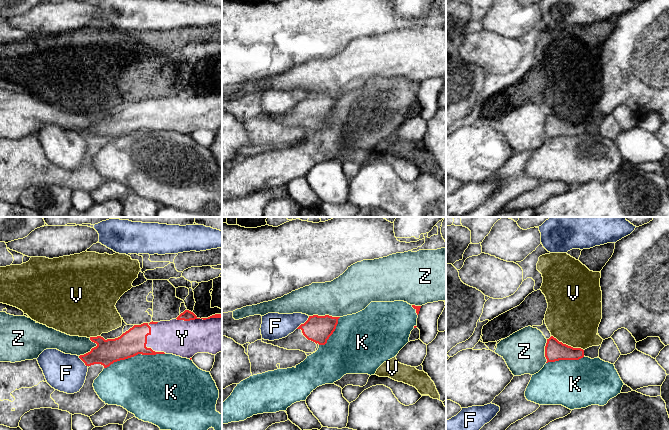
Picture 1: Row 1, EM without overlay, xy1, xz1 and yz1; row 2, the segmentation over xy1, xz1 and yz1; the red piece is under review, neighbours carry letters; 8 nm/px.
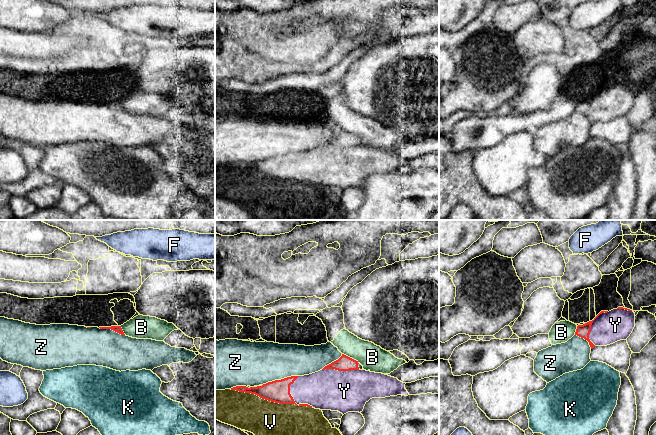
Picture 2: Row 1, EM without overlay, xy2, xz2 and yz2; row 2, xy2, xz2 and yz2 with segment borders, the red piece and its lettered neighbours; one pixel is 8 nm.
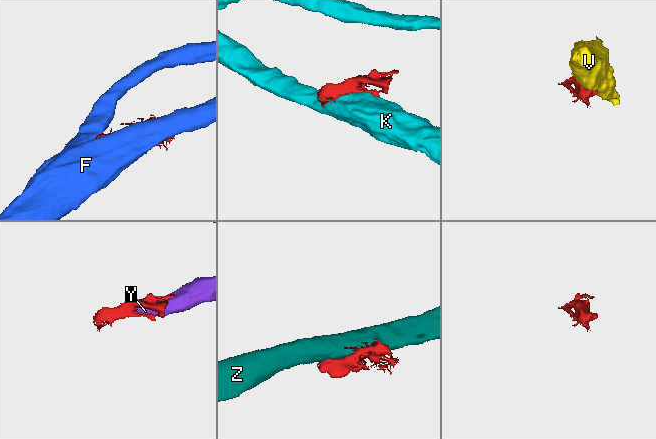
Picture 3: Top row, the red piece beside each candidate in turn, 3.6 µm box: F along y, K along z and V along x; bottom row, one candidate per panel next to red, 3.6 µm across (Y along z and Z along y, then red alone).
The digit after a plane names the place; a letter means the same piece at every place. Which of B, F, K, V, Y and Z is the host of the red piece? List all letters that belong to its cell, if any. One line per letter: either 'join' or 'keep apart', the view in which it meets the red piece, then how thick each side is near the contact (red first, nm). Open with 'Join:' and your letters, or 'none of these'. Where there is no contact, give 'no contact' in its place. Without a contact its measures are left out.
Join: Y
B: keep apart | xz2 | 120/200 nm
F: keep apart | xz1 | 220/220 nm
K: keep apart | xy1 | 200/480 nm
V: keep apart | xz2 | 190/300 nm
Y: join | xy1 | 200/280 nm
Z: keep apart | xz2 | 190/360 nm

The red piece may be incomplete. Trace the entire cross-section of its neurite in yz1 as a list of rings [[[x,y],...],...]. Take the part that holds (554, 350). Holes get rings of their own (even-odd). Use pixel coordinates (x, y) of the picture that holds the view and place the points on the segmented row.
[[[551,336],[547,339],[545,346],[545,357],[546,363],[559,360],[579,360],[584,357],[584,350],[563,344]]]

